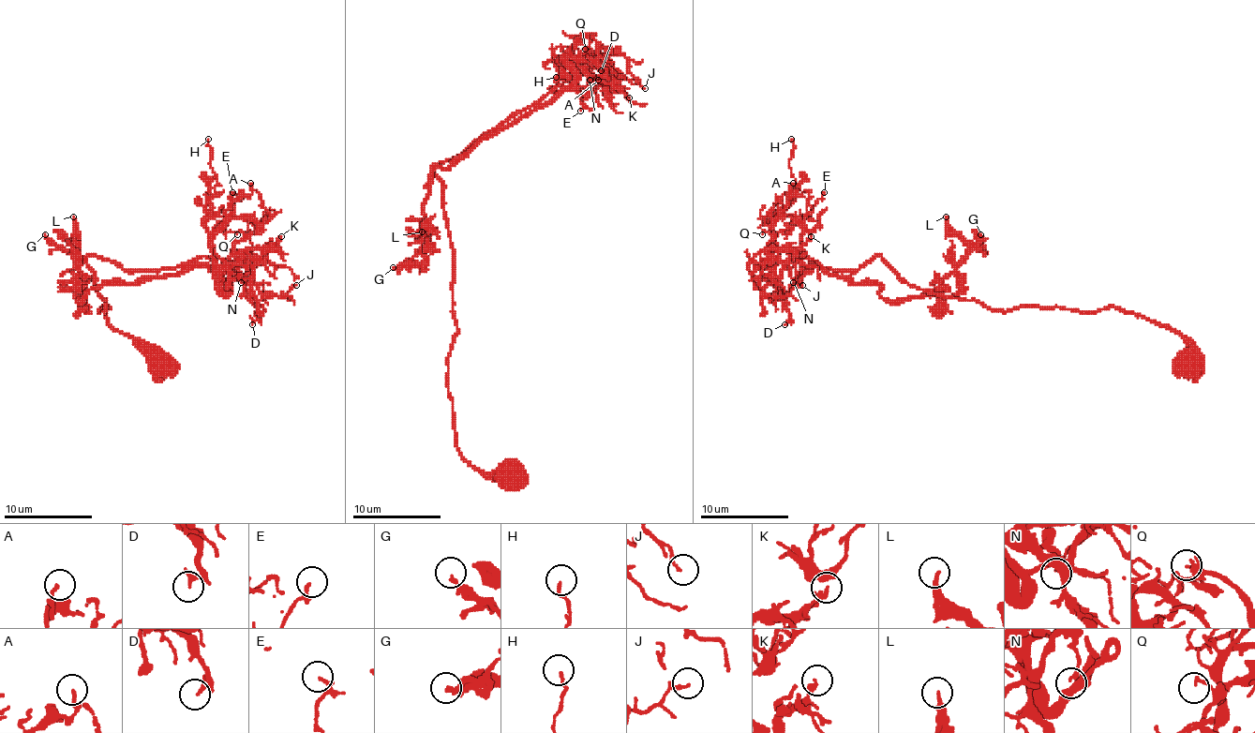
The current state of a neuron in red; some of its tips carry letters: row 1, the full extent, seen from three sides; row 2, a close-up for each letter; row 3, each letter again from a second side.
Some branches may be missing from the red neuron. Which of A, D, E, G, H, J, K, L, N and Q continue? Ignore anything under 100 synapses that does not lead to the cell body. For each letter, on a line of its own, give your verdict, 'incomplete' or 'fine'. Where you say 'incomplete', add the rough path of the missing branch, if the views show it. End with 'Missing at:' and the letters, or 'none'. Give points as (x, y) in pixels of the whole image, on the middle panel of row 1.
A: fine
D: fine
E: fine
G: fine
H: fine
J: fine
K: fine
L: fine
N: fine
Q: fine
Missing at: none

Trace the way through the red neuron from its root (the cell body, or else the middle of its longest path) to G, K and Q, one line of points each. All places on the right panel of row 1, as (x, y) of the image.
G: (1193, 362), (1169, 327), (1113, 306), (994, 311), (879, 256), (822, 267), (928, 296), (980, 234)
K: (1193, 362), (1159, 322), (994, 311), (879, 256), (814, 265), (784, 291), (773, 272), (811, 236)
Q: (1193, 362), (1159, 322), (1113, 306), (994, 311), (910, 287), (879, 256), (814, 265), (784, 291), (762, 234)

